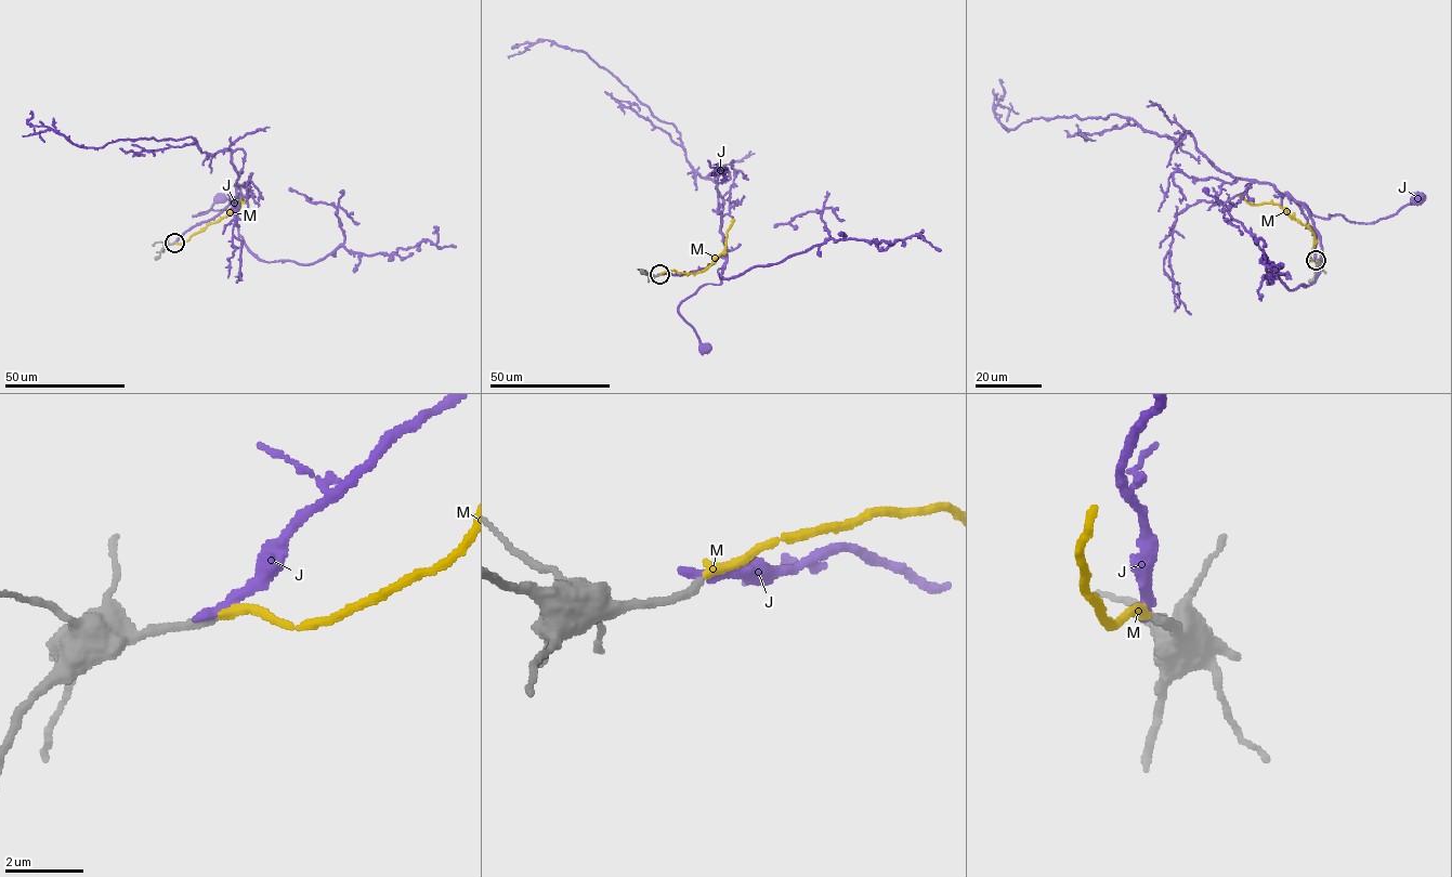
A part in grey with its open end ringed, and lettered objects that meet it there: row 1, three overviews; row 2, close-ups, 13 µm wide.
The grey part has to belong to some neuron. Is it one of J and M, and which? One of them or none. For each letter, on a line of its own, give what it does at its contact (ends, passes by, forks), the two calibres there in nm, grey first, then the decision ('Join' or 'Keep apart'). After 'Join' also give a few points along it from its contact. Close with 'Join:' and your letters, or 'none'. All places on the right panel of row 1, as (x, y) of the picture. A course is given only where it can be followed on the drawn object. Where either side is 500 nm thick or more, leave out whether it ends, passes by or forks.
J: It ends there. Thickness 240 nm (grey) against 300 nm. Keep apart
M: It ends there. Thickness 240 nm (grey) against 240 nm. Join. Its course: (1316, 261), (1310, 258), (1315, 234), (1306, 225), (1293, 219), (1278, 204), (1247, 203), (1240, 196)
Join: M

